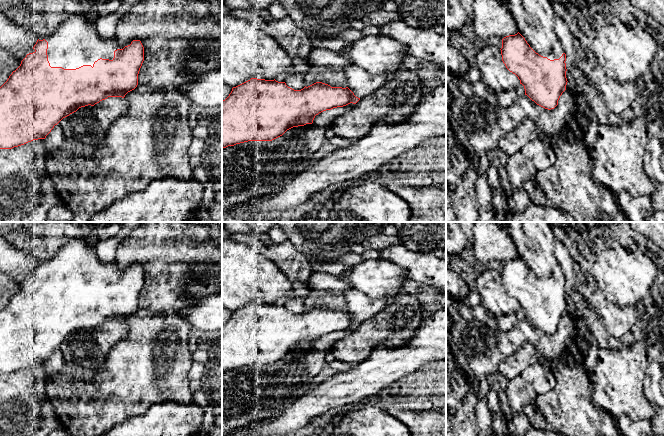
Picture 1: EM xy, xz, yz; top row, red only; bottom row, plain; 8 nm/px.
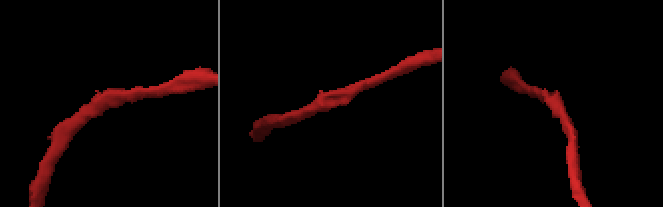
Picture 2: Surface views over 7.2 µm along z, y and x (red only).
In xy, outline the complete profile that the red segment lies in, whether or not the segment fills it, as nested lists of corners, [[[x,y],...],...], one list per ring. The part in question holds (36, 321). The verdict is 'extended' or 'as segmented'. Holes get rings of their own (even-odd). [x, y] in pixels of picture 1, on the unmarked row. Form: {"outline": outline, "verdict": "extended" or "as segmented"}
{"outline": [[[90,236],[84,238],[68,238],[66,245],[63,246],[53,258],[46,259],[37,264],[33,273],[21,285],[20,290],[12,296],[7,305],[0,311],[0,373],[12,373],[33,364],[45,363],[55,349],[57,349],[63,342],[76,336],[79,332],[88,329],[94,330],[108,321],[124,322],[128,316],[137,311],[138,298],[144,285],[144,271],[141,265],[132,264],[126,269],[121,269],[117,261],[109,263],[100,261],[95,254],[95,248],[99,242],[99,239]]], "verdict": "extended"}

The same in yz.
{"outline": [[[507,222],[518,257],[502,263],[501,279],[506,292],[515,298],[527,319],[537,329],[551,334],[566,314],[566,278],[554,255],[556,237],[549,222]]], "verdict": "extended"}

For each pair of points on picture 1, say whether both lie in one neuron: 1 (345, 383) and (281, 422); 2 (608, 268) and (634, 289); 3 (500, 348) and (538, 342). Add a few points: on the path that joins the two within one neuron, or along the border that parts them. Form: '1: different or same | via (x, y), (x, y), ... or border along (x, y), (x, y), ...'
1: same | via (329, 394), (321, 397), (297, 416)
2: same | via (614, 274), (628, 283)
3: same | via (509, 342), (516, 337), (529, 337)

